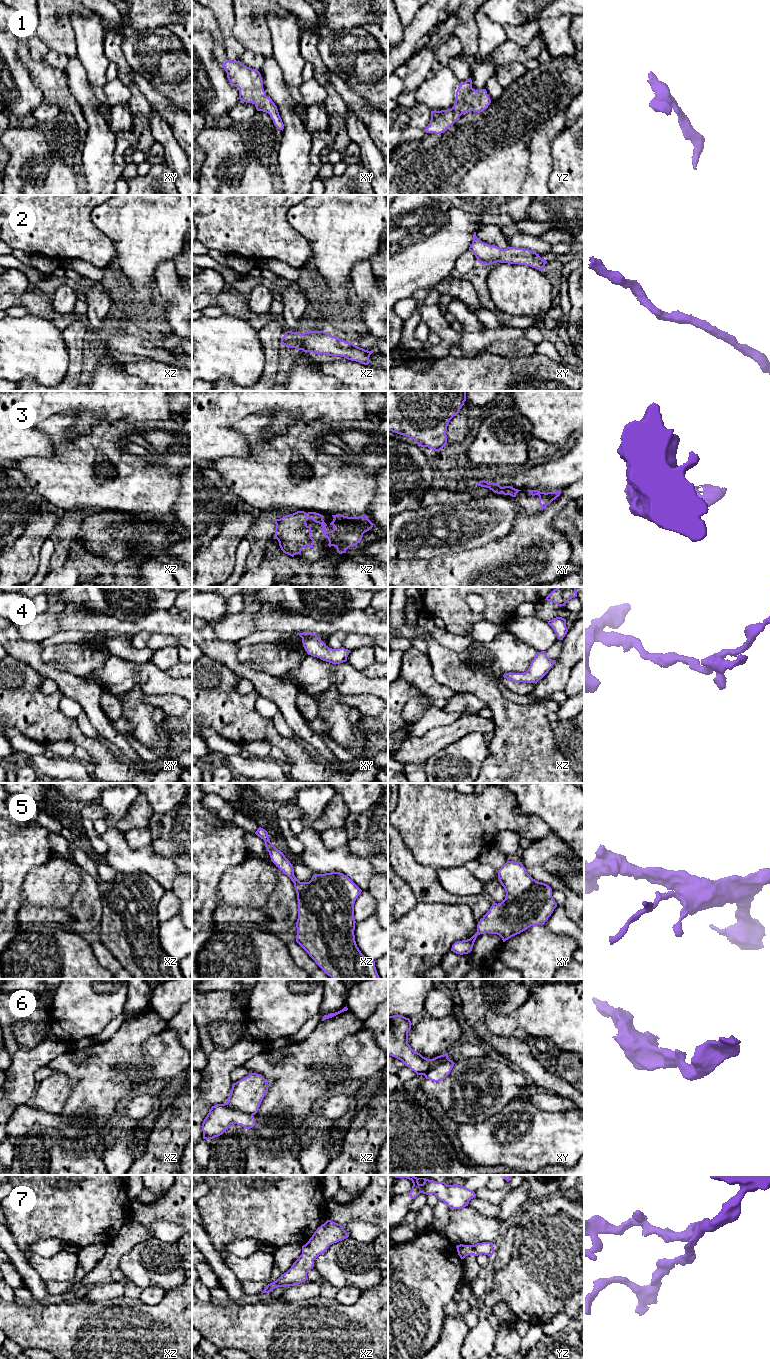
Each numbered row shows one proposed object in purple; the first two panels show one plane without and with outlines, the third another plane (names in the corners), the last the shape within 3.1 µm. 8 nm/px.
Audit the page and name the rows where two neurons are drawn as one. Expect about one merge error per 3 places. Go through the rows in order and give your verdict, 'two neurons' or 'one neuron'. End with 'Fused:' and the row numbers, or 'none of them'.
1: one neuron
2: one neuron
3: one neuron
4: one neuron
5: one neuron
6: two neurons
7: one neuron
Fused: 6

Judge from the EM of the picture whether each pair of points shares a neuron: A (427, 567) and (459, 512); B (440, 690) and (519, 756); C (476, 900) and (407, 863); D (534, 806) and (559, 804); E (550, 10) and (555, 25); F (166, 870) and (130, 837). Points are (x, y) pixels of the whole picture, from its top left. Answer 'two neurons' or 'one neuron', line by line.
A: two neurons
B: two neurons
C: one neuron
D: one neuron
E: two neurons
F: two neurons

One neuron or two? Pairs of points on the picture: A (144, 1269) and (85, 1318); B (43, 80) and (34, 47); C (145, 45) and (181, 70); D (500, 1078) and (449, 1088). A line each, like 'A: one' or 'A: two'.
A: two
B: two
C: one
D: one

